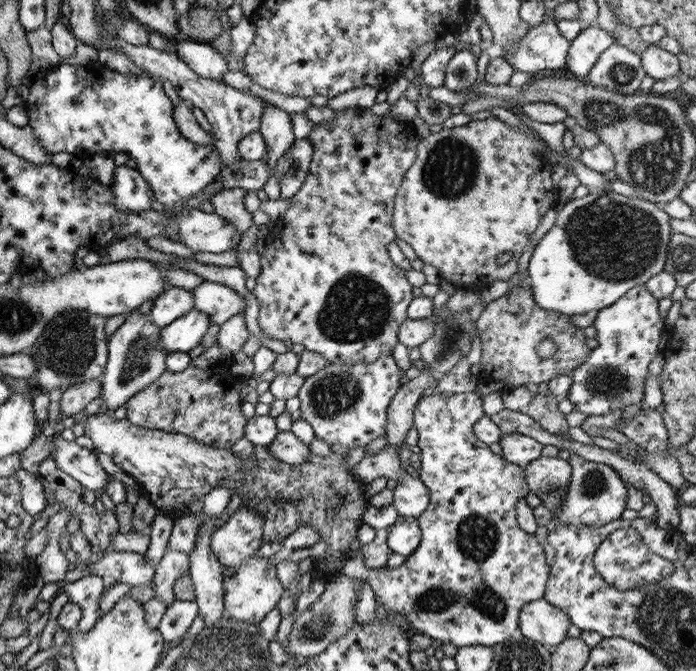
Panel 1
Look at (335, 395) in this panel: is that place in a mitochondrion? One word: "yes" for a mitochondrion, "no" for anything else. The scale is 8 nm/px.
yes

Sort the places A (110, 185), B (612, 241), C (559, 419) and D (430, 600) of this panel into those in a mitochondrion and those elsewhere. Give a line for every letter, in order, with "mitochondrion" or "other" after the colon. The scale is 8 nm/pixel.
A: other
B: mitochondrion
C: other
D: mitochondrion

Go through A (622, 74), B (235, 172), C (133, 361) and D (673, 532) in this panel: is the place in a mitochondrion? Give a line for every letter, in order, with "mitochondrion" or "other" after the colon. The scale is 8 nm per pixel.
A: mitochondrion
B: other
C: mitochondrion
D: other

